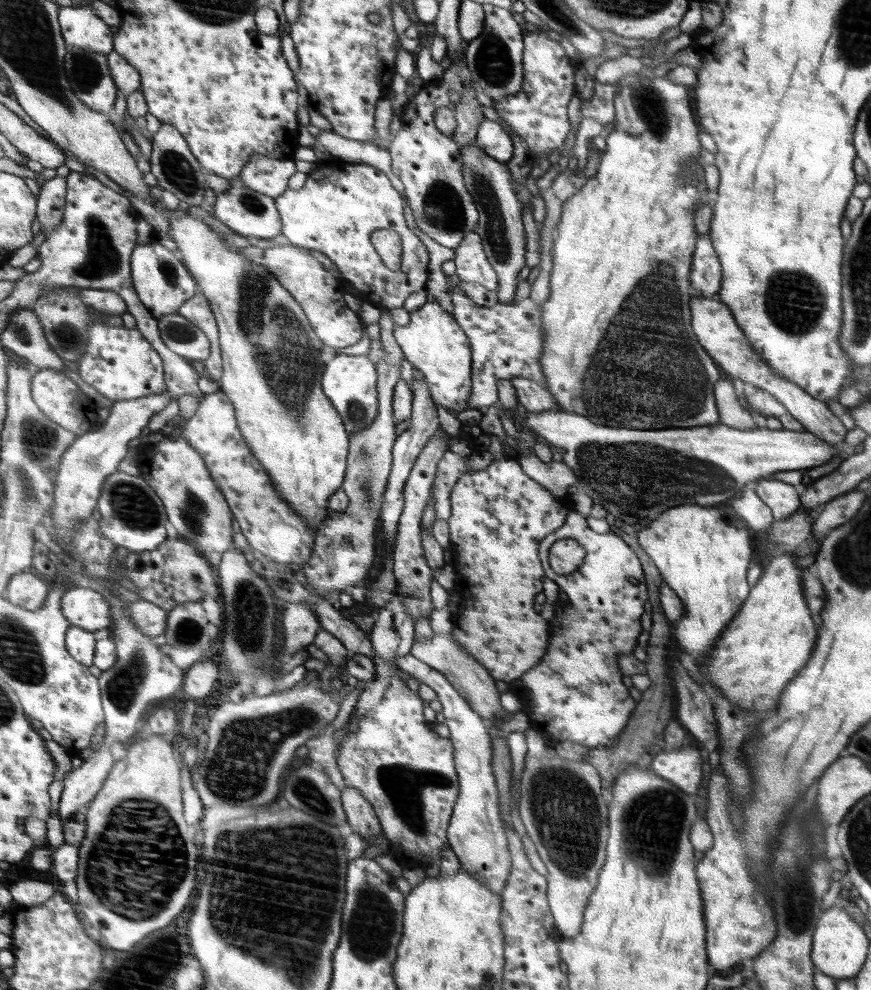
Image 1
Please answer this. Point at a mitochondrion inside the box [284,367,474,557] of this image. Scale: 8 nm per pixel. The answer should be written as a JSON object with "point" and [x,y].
{"point":[366,486]}

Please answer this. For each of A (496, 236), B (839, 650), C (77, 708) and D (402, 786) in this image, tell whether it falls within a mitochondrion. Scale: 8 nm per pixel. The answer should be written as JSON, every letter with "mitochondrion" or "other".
{"A":"mitochondrion","B":"other","C":"other","D":"mitochondrion"}

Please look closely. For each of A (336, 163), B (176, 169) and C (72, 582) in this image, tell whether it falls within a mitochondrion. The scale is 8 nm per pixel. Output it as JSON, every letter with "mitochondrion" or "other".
{"A":"other","B":"mitochondrion","C":"other"}

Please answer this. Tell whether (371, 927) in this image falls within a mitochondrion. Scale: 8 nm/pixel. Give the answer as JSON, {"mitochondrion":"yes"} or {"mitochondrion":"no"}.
{"mitochondrion":"yes"}

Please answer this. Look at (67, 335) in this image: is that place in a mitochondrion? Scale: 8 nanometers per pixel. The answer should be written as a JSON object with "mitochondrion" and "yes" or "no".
{"mitochondrion":"yes"}

